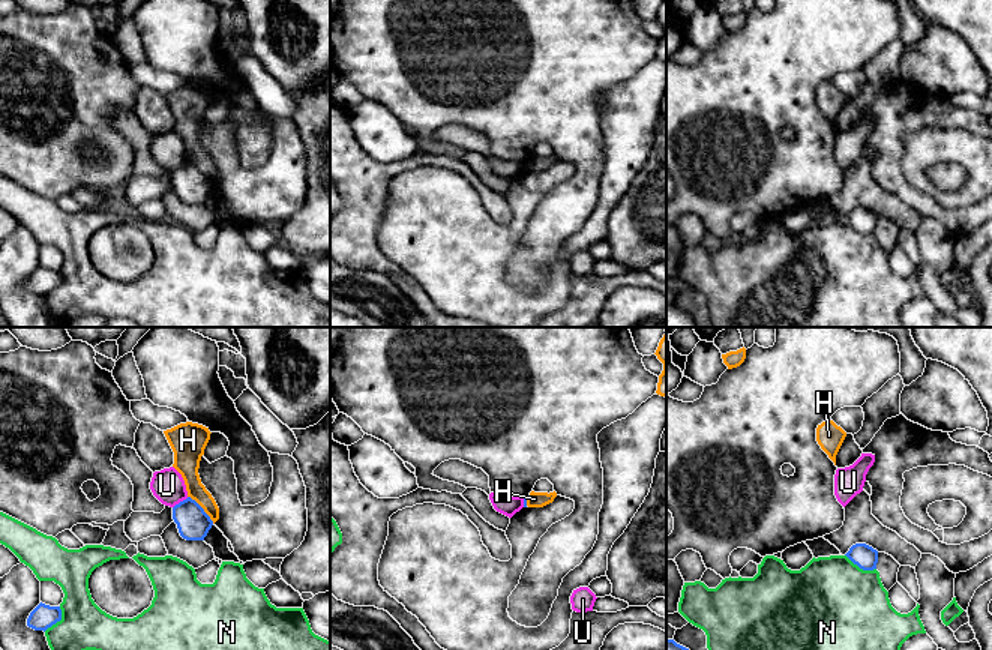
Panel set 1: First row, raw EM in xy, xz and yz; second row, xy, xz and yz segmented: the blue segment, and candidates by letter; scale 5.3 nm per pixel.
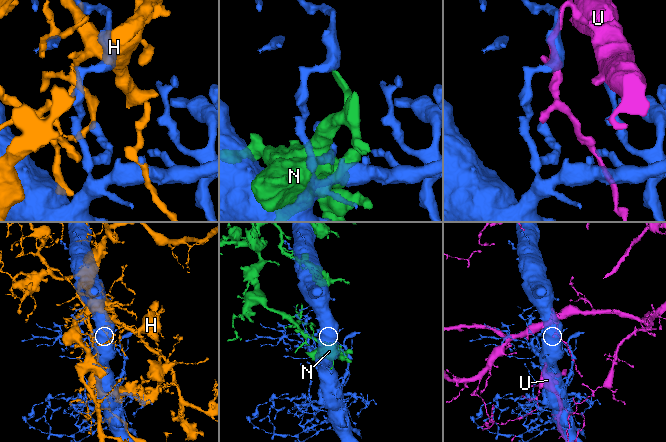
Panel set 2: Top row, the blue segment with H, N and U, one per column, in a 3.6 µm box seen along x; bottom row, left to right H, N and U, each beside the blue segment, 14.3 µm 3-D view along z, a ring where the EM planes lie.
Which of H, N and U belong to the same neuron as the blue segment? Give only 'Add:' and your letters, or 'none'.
Add: none

